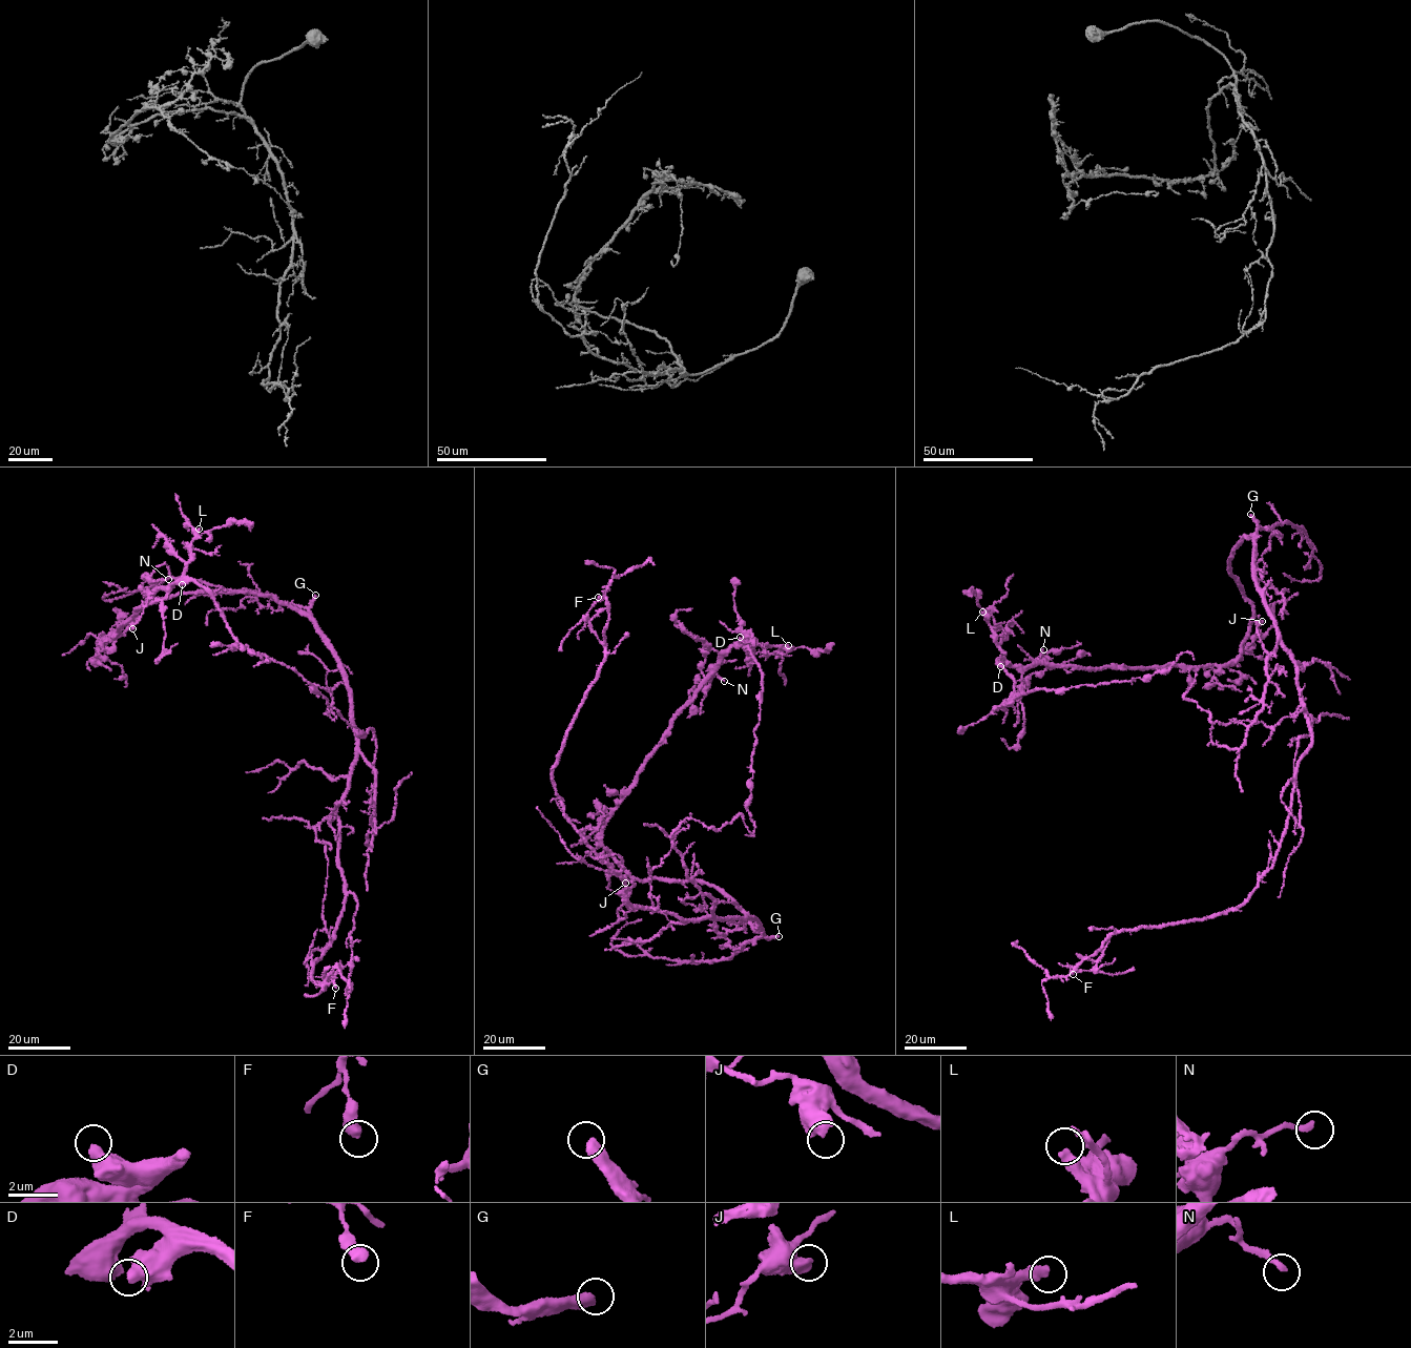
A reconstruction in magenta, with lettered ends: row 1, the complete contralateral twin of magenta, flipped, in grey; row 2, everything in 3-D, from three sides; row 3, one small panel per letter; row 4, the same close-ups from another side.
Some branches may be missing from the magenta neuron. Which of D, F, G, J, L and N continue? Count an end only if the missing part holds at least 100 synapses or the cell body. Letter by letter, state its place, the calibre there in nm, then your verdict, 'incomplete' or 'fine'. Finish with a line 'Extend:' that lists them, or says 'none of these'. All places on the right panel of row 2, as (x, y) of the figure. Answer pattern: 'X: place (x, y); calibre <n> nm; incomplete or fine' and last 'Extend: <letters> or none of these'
D: place (1000, 666); calibre 500 nm; fine
F: place (1073, 974); calibre 480 nm; fine
G: place (1250, 514); calibre 440 nm; incomplete
J: place (1262, 621); calibre 600 nm; fine
L: place (982, 612); calibre 440 nm; incomplete
N: place (1043, 649); calibre 240 nm; fine
Extend: G, L

